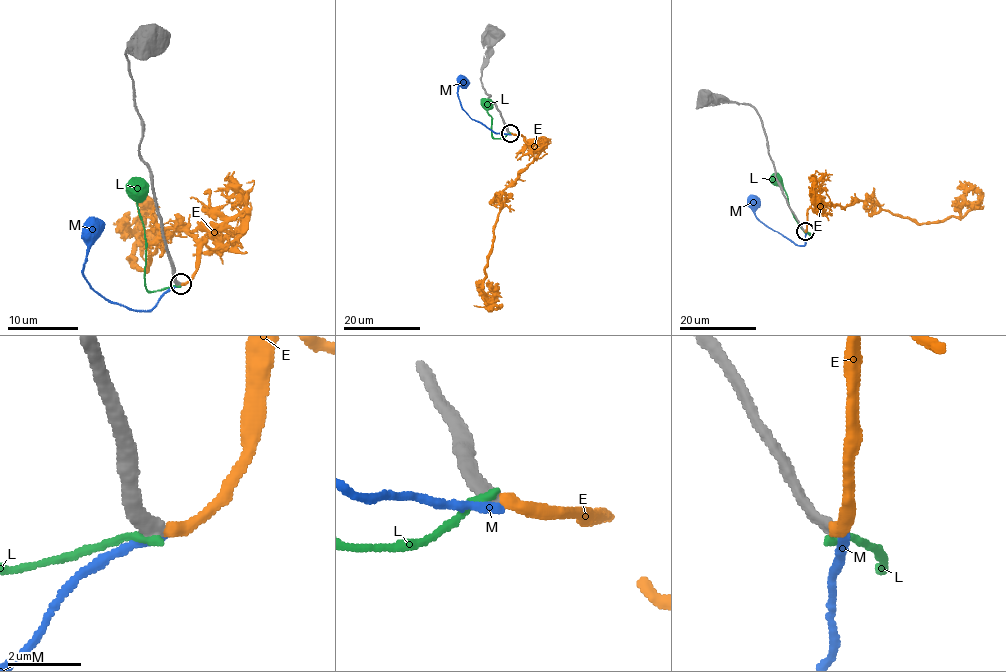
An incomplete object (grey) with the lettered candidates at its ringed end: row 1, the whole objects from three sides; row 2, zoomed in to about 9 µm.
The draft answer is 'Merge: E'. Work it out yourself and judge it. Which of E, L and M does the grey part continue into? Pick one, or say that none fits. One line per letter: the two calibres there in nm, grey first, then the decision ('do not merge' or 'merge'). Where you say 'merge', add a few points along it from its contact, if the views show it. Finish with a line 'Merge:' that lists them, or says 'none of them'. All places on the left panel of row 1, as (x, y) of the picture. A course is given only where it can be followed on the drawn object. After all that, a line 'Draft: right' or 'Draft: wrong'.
E: calibres 360 and 340 nm; merge; course (181, 284), (205, 242), (223, 249), (235, 235), (161, 229), (139, 270), (130, 258), (149, 208), (135, 203)
L: calibres 400 and 240 nm; do not merge
M: calibres 400 and 280 nm; do not merge
Merge: E
Draft: right

